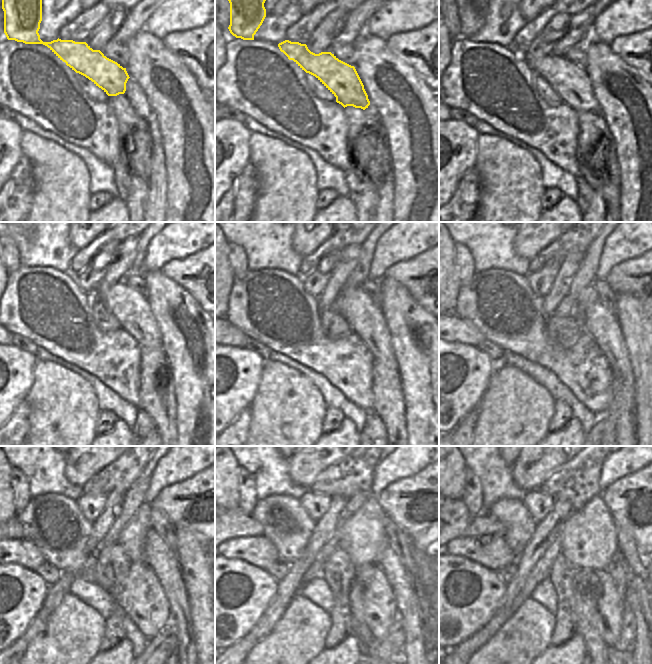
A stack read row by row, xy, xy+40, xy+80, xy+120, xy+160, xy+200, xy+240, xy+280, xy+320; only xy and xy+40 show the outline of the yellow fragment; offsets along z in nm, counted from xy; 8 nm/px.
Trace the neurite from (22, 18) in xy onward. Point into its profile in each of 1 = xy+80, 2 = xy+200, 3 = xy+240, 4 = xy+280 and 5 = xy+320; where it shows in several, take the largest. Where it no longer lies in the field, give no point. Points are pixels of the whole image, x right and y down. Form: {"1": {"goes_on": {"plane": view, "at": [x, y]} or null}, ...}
{"1": {"goes_on": {"plane": "xy+80", "at": [571, 82]}}, "2": {"goes_on": {"plane": "xy+200", "at": [601, 323]}}, "3": {"goes_on": {"plane": "xy+240", "at": [157, 554]}}, "4": {"goes_on": {"plane": "xy+280", "at": [407, 604]}}, "5": {"goes_on": {"plane": "xy+320", "at": [640, 649]}}}

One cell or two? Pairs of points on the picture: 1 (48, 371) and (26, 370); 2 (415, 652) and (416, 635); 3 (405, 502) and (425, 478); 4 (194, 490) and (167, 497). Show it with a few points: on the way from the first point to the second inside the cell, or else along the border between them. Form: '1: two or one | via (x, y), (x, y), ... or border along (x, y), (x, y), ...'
1: two | border along (37, 359), (34, 365), (34, 380), (27, 393)
2: one | via (415, 648), (415, 639)
3: one | via (399, 495), (401, 490), (413, 490), (416, 487)
4: one | via (187, 493), (176, 493), (174, 495)

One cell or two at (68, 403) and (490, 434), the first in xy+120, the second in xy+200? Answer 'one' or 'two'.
one

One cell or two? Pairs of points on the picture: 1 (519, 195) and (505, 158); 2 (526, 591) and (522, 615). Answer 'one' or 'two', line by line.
1: one
2: two

